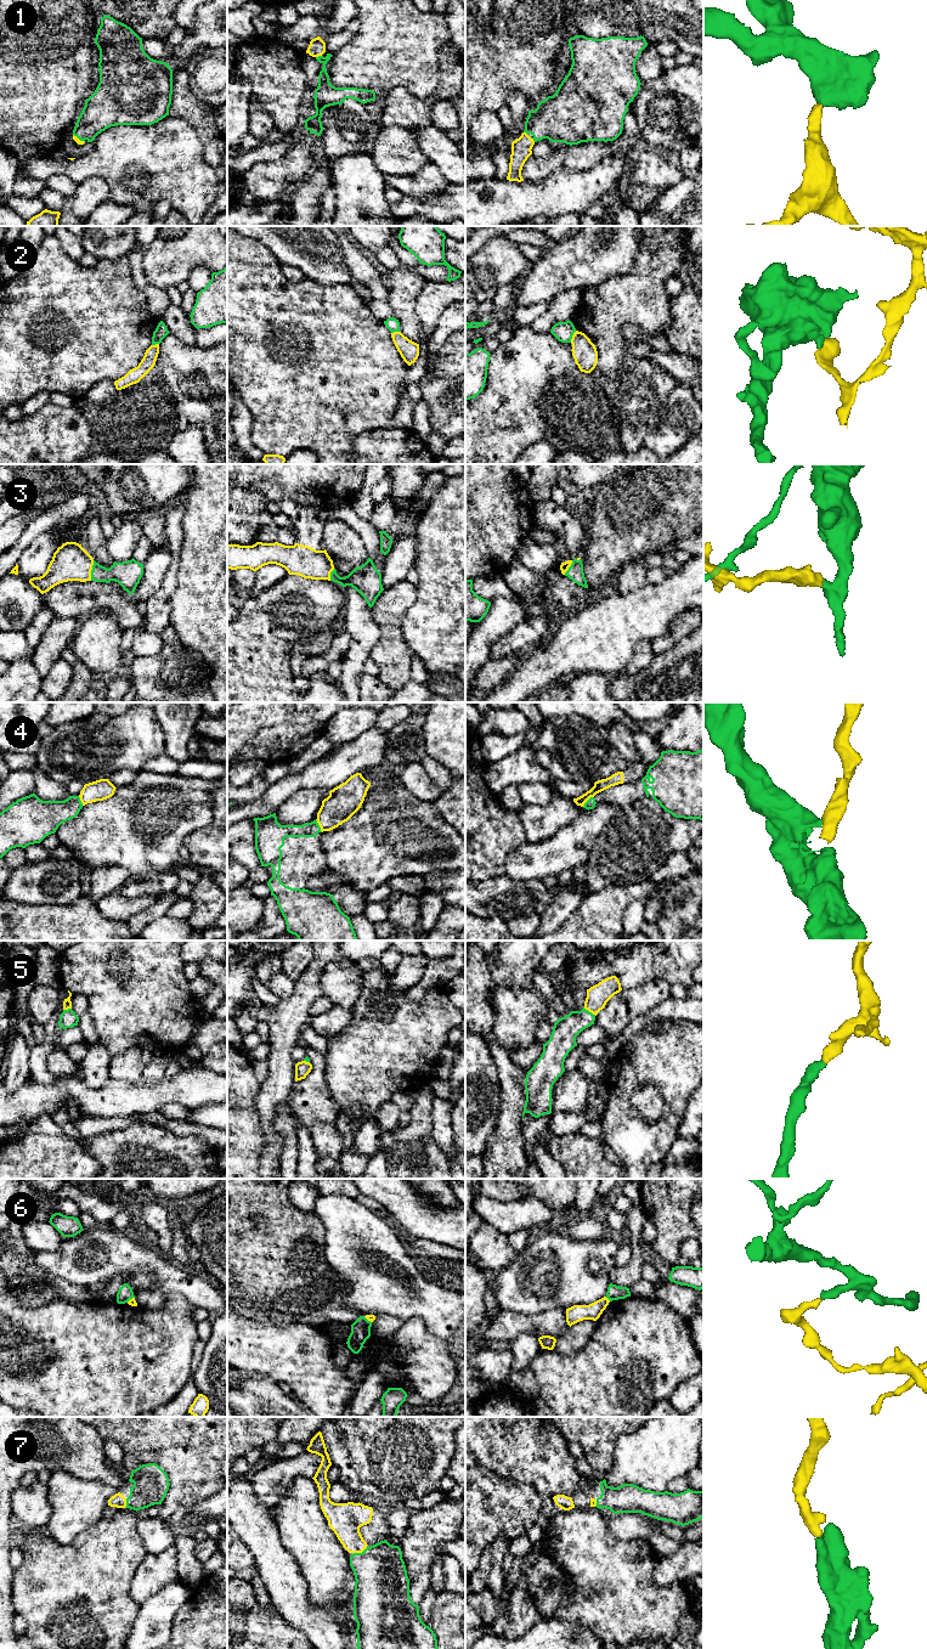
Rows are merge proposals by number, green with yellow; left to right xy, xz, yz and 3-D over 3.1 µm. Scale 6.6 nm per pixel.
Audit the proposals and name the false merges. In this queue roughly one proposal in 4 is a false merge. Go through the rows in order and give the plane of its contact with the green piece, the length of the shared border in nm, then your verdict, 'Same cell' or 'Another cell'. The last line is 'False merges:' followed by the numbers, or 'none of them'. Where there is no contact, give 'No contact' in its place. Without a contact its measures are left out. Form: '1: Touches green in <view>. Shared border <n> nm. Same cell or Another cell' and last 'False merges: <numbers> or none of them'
1: Touches green in xz. Shared border 40 nm. Same cell
2: Touches green in yz. Shared border 90 nm. Another cell
3: Touches green in xy. Shared border 140 nm. Same cell
4: Touches green in xz. Shared border 100 nm. Another cell
5: Touches green in yz. Shared border 100 nm. Same cell
6: Touches green in yz. Shared border 50 nm. Another cell
7: Touches green in xz. Shared border 100 nm. Same cell
False merges: 2, 4, 6

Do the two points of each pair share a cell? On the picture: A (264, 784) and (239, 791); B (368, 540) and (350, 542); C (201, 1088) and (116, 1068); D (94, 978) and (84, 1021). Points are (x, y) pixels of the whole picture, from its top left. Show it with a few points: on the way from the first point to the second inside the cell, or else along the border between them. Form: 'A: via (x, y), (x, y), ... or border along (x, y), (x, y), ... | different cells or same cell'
A: via (258, 785), (253, 790), (246, 791) | same cell
B: border along (342, 521), (357, 534), (369, 557) | different cells
C: border along (112, 1078), (131, 1080), (140, 1080), (142, 1078) | different cells
D: border along (88, 1011), (99, 1039) | different cells

